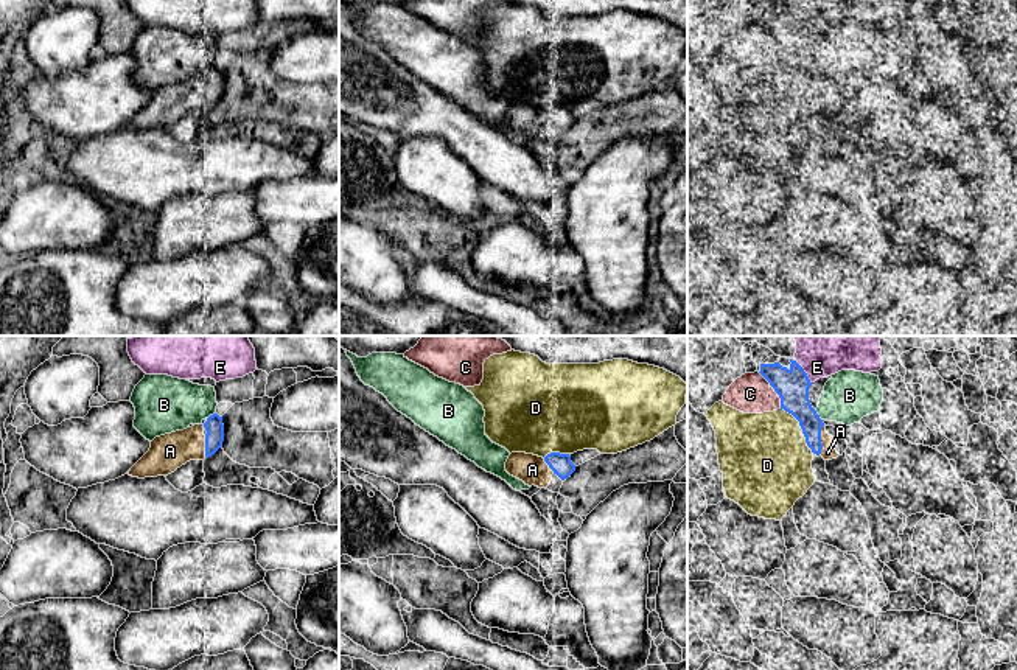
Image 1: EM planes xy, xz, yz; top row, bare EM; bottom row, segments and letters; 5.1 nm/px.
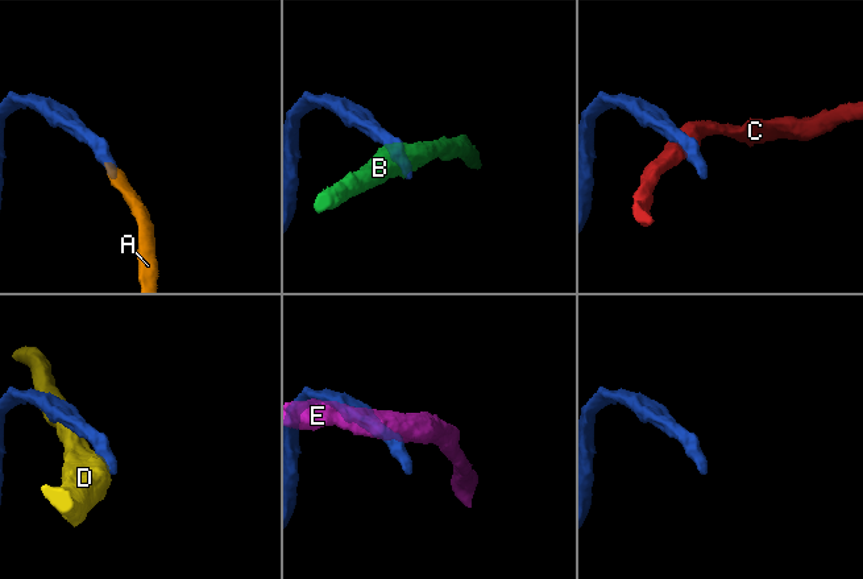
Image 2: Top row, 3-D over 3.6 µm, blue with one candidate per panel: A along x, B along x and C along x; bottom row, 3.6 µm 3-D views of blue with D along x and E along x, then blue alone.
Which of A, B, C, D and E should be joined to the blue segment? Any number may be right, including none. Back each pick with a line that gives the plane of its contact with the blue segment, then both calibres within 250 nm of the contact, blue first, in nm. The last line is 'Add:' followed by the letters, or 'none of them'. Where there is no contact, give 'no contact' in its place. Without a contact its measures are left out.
A: meets blue in yz; 140 nm thick on the blue side, 80 nm on the other
Add: A

